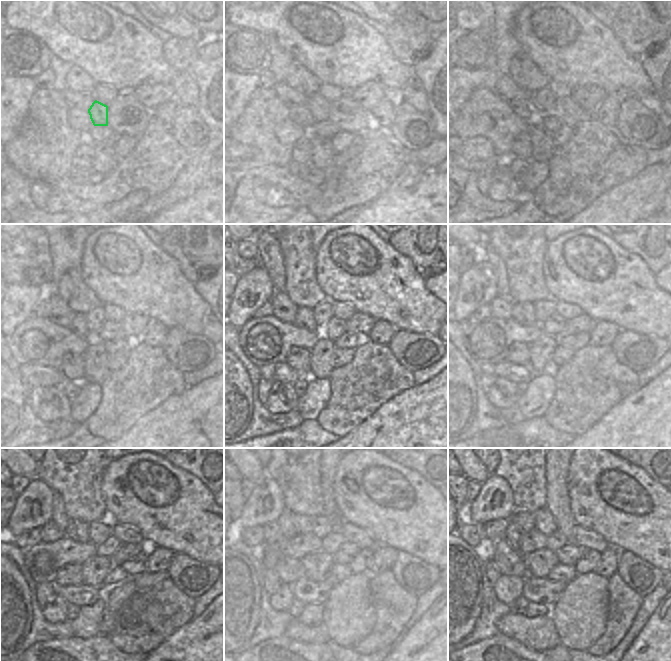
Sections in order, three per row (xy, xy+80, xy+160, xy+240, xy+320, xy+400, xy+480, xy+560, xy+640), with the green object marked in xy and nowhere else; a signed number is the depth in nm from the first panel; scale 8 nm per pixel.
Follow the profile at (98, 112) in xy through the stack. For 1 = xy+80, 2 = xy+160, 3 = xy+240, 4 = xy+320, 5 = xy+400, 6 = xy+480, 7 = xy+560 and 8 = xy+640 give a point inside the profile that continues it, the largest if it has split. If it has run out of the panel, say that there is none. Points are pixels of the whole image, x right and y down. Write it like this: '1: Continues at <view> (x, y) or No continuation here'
1: Continues at xy+80 (320, 107)
2: Continues at xy+160 (530, 108)
3: Continues at xy+240 (83, 328)
4: Continues at xy+320 (305, 320)
5: Continues at xy+400 (524, 313)
6: Continues at xy+480 (76, 530)
7: Continues at xy+560 (302, 524)
8: Continues at xy+640 (524, 521)

